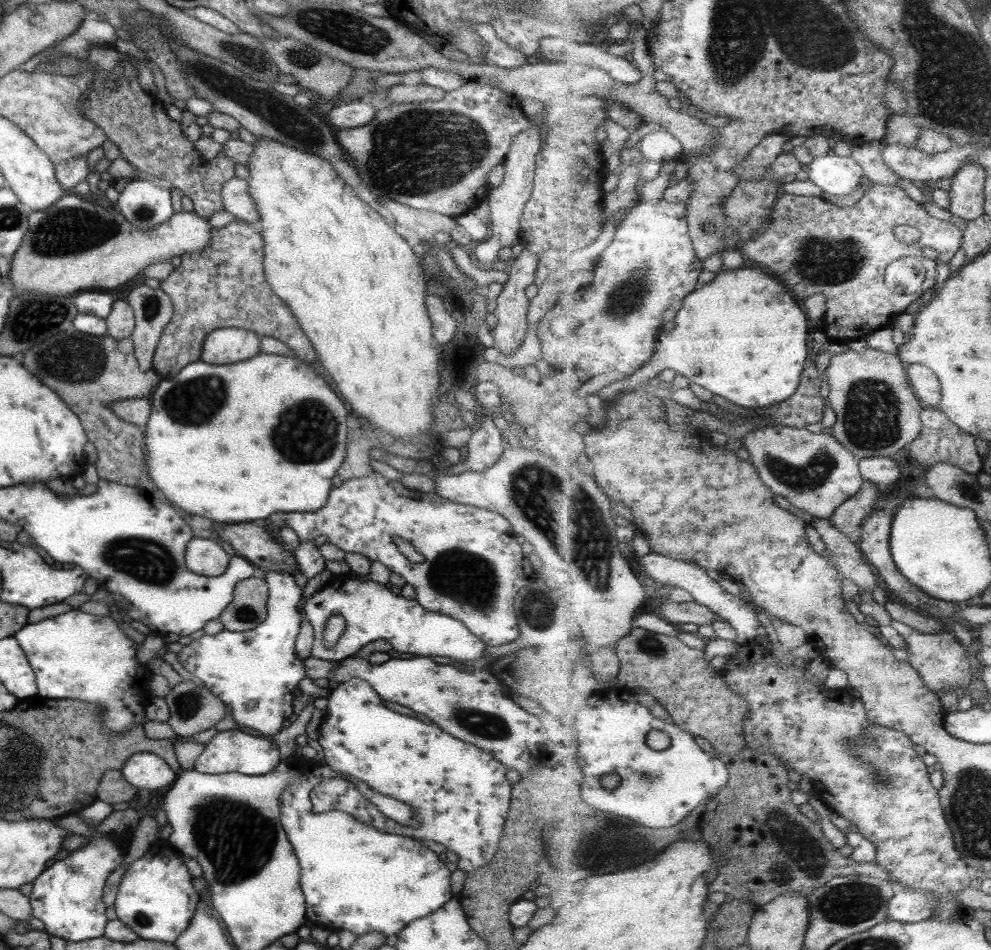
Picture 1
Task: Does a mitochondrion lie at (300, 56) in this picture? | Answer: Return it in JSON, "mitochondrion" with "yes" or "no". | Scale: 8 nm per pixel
{"mitochondrion":"yes"}

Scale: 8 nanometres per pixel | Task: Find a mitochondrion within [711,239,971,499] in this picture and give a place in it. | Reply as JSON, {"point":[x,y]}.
{"point":[872,419]}

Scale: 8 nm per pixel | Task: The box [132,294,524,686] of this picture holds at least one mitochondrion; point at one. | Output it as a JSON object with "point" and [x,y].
{"point":[292,437]}

